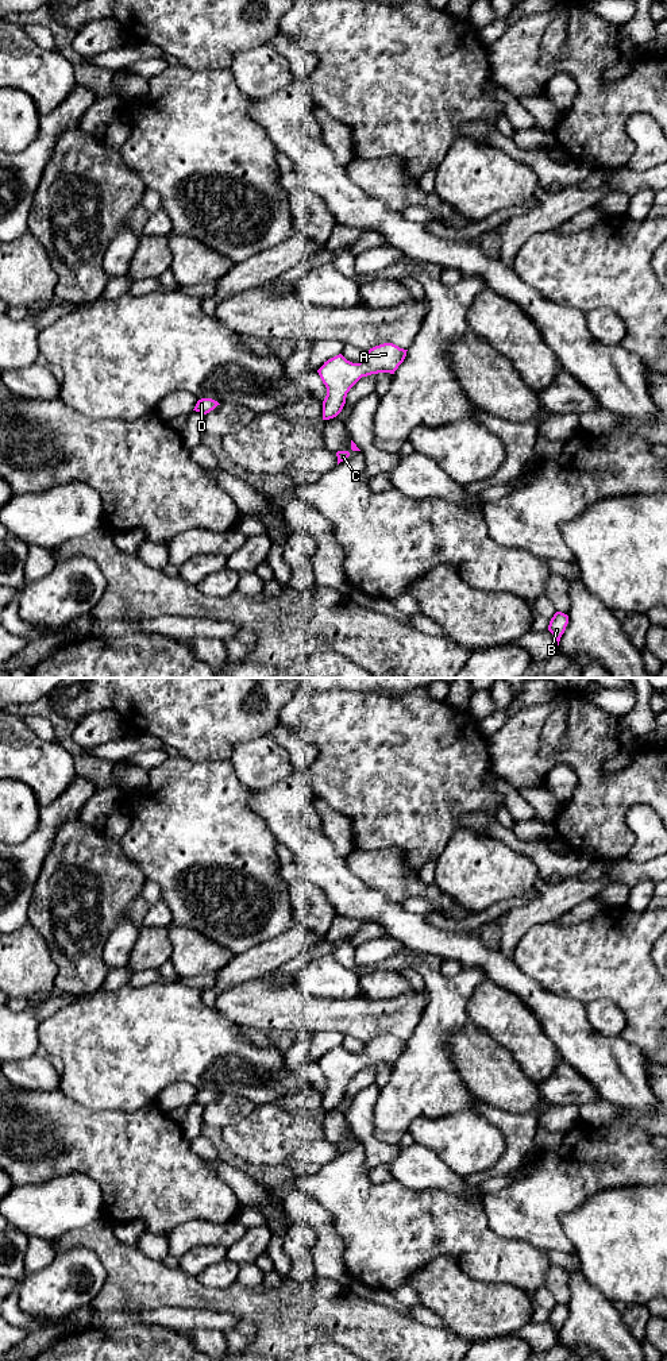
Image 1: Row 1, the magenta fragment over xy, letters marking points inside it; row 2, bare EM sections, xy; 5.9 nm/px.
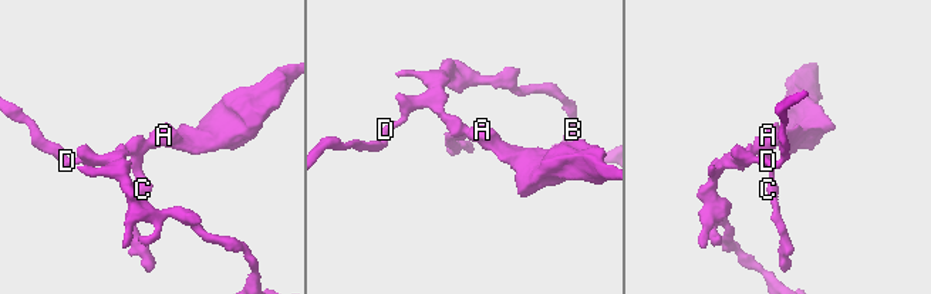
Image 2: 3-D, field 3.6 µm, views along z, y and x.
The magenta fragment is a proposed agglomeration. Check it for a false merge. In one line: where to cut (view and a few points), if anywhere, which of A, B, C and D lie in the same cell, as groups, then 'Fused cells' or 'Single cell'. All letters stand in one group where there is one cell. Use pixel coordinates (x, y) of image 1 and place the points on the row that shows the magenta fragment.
No split. Groups: A B C D. Single cell

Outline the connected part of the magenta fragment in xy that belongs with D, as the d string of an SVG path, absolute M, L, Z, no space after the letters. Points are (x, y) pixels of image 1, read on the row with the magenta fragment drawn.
M201 398L197 401L193 410L207 415L211 410L213 410L217 405L220 405L220 404L212 398Z

